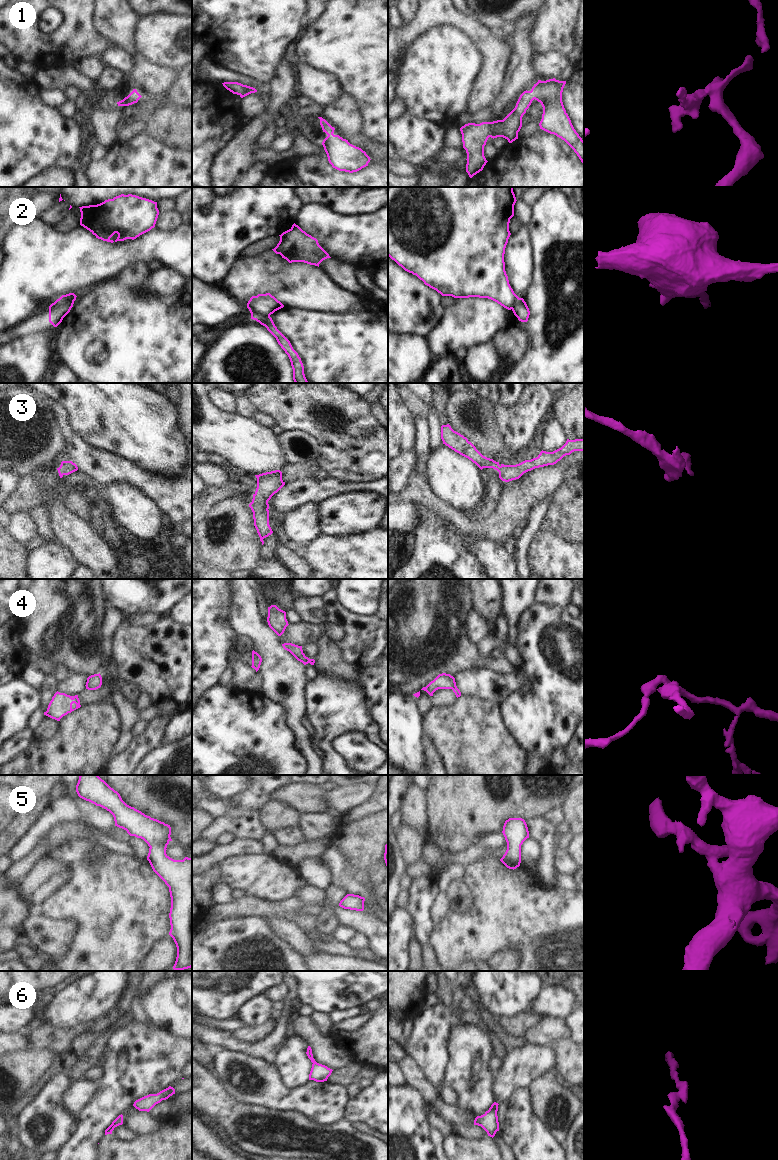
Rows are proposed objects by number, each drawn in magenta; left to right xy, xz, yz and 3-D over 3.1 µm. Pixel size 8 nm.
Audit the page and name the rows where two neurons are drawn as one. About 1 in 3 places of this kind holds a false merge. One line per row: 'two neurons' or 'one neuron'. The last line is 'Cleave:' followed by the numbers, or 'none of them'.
1: one neuron
2: two neurons
3: one neuron
4: two neurons
5: one neuron
6: one neuron
Cleave: 2, 4

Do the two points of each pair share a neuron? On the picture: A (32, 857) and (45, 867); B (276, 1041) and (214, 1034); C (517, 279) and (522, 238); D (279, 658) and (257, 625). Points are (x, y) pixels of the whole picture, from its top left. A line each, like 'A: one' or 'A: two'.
A: two
B: one
C: one
D: one

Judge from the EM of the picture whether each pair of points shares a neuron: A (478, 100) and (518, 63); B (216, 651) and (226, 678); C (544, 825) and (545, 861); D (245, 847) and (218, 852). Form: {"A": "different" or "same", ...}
{"A": "different", "B": "different", "C": "same", "D": "same"}

